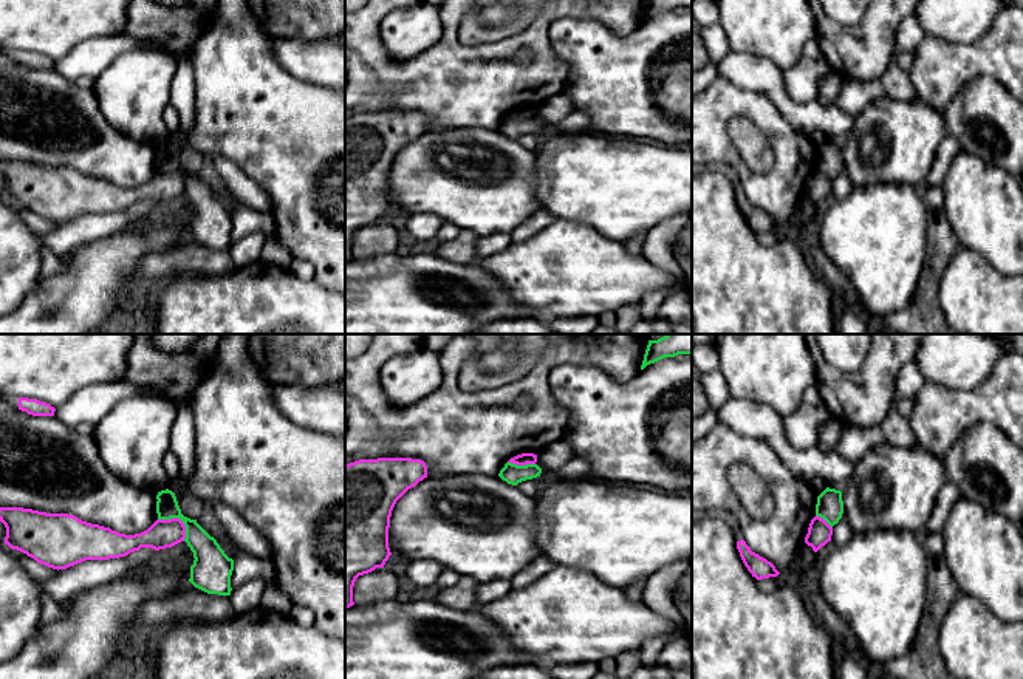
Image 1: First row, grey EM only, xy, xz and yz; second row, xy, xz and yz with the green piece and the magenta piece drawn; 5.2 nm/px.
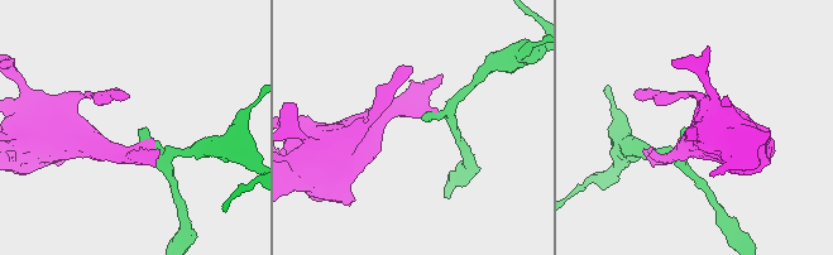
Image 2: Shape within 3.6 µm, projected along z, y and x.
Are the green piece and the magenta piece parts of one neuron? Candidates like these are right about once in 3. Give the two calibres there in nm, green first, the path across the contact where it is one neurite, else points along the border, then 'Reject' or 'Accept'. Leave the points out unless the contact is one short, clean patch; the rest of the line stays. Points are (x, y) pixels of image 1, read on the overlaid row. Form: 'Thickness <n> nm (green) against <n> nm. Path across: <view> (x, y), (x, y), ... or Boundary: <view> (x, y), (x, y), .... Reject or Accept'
Thickness 150 nm (green) against 150 nm. Boundary: xy (158, 518), (178, 518), (184, 526), (184, 540). Reject

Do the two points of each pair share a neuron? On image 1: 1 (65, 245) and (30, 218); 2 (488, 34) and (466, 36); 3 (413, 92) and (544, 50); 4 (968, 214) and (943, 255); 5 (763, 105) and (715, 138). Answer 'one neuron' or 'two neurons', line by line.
1: two neurons
2: one neuron
3: one neuron
4: two neurons
5: one neuron

